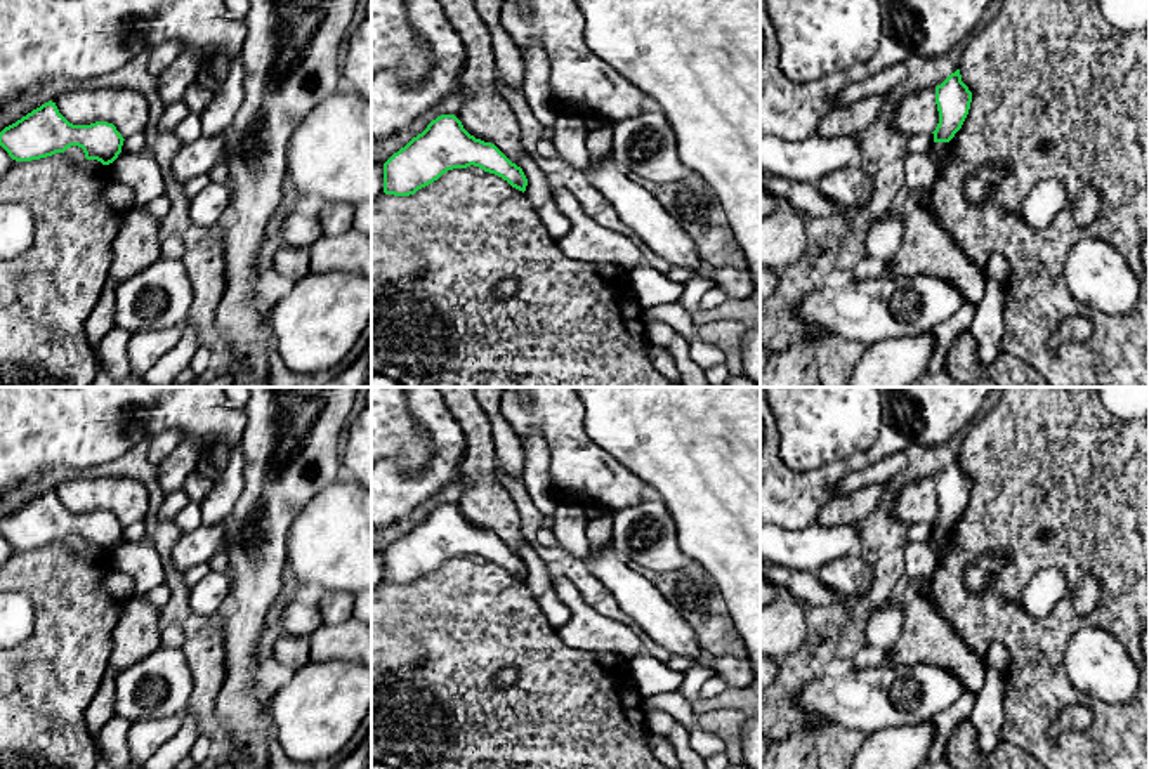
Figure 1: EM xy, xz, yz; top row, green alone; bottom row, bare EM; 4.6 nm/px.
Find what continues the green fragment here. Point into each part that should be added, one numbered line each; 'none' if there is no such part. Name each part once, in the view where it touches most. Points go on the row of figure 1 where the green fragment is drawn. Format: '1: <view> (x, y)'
none

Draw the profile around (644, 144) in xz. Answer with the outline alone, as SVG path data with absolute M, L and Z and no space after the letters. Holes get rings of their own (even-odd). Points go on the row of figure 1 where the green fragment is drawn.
M642 111L611 127L611 160L621 172L651 182L677 182L693 174L679 158L677 137L663 111Z

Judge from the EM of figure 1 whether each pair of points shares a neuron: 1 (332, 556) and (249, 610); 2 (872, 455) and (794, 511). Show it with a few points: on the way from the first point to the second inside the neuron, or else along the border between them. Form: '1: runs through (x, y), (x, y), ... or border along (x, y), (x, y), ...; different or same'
1: border along (294, 523), (287, 538), (285, 563); different
2: runs through (853, 464), (842, 467), (813, 492); same

